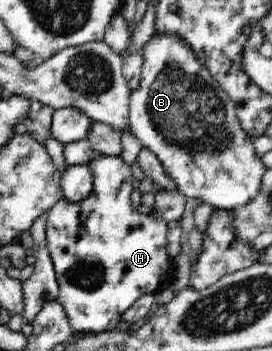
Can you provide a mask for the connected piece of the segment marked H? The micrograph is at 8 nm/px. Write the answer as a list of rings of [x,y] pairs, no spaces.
[[[96,154],[87,165],[93,175],[91,194],[77,202],[65,197],[56,202],[48,210],[46,239],[59,283],[57,300],[65,309],[70,327],[76,332],[95,333],[113,330],[138,298],[159,291],[161,278],[171,274],[174,263],[167,253],[168,222],[154,211],[148,215],[139,213],[131,203],[131,185],[136,179],[123,157]]]

